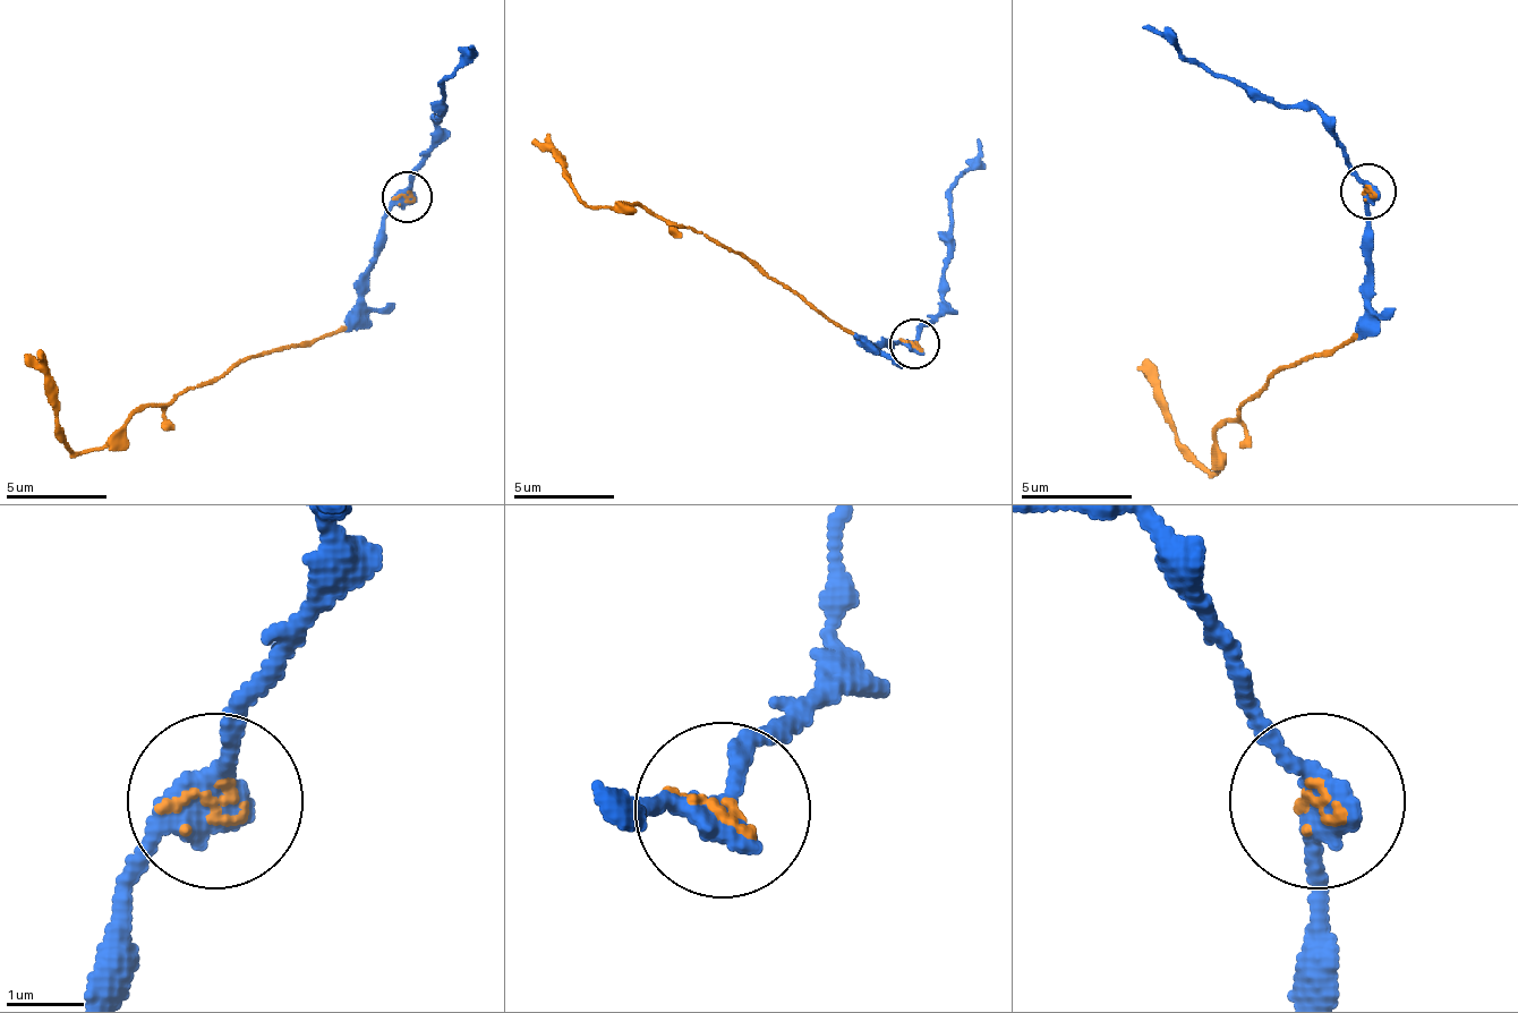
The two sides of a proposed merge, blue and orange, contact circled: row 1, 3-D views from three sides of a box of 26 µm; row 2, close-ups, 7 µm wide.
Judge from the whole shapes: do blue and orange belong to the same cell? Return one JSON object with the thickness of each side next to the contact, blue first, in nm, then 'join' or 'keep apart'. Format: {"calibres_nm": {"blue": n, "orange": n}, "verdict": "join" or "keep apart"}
{"calibres_nm": {"blue": 380, "orange": 110}, "verdict": "join"}

